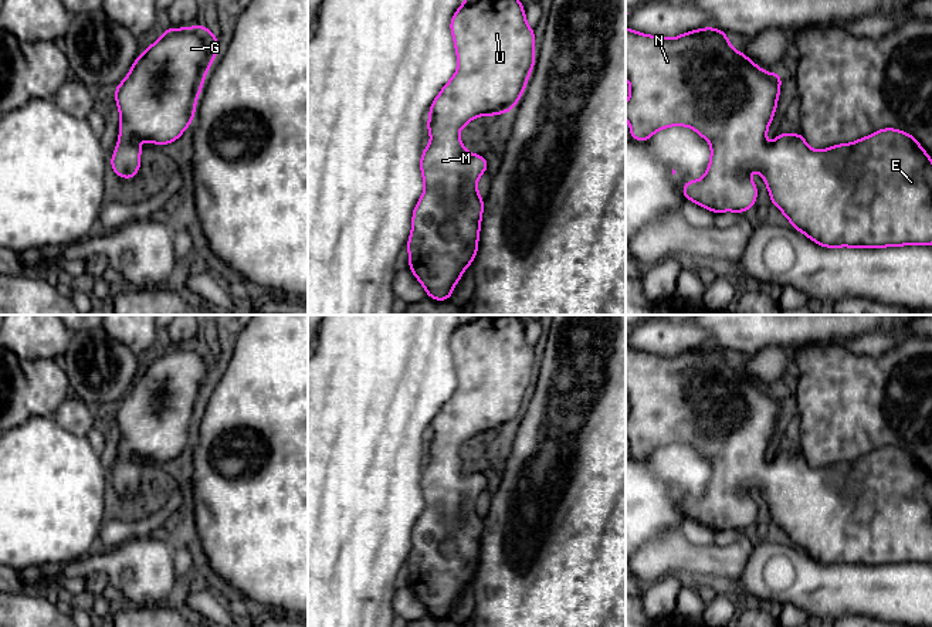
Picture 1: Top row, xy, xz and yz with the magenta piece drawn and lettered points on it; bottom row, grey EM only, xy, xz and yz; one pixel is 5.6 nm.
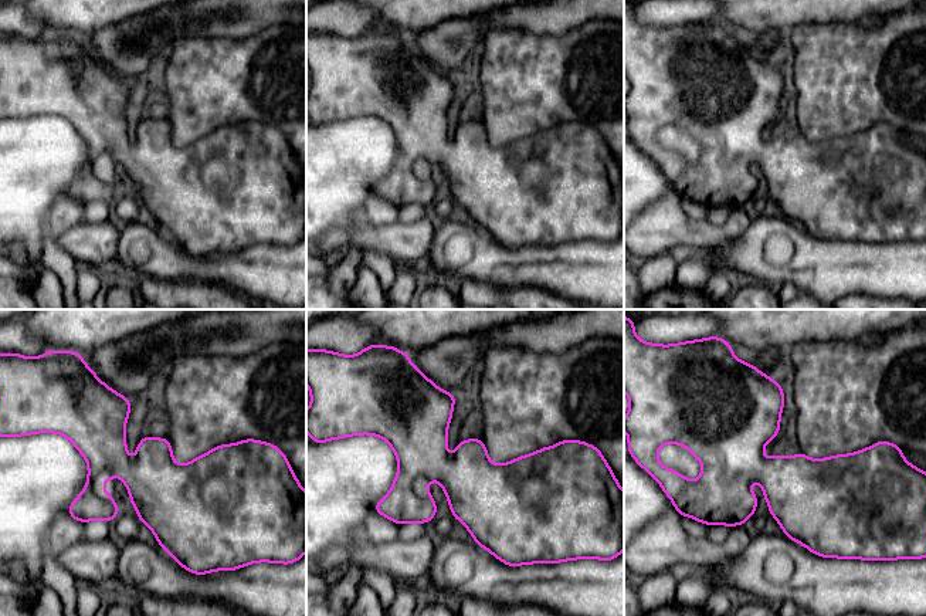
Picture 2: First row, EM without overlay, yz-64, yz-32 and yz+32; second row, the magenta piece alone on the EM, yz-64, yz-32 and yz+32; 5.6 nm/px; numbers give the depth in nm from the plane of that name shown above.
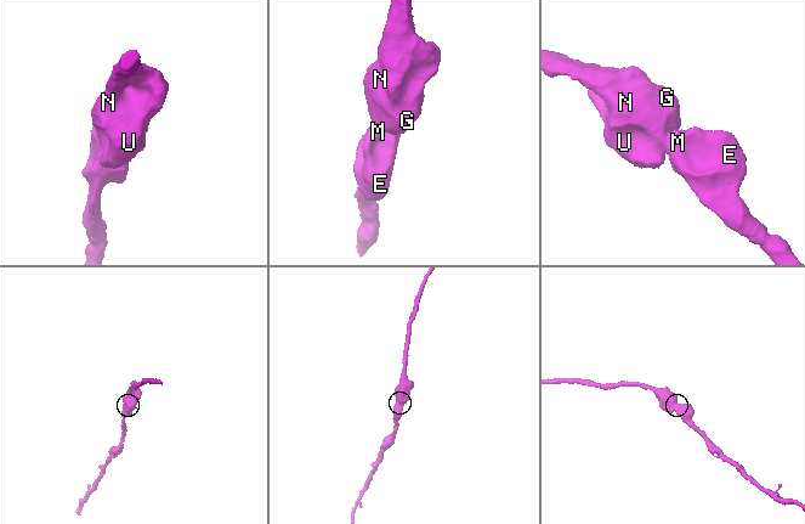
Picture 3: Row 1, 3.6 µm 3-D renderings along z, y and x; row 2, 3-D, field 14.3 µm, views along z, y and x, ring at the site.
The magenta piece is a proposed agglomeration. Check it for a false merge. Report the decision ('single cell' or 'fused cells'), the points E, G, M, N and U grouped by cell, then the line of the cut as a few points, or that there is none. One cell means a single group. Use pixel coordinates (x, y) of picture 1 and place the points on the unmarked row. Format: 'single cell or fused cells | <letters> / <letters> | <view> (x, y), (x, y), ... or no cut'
single cell | E G M N U | no cut

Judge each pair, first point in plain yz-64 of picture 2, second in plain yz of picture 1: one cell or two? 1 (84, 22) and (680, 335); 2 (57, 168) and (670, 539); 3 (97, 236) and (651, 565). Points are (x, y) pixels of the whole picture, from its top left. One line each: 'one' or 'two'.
1: two
2: two
3: one

